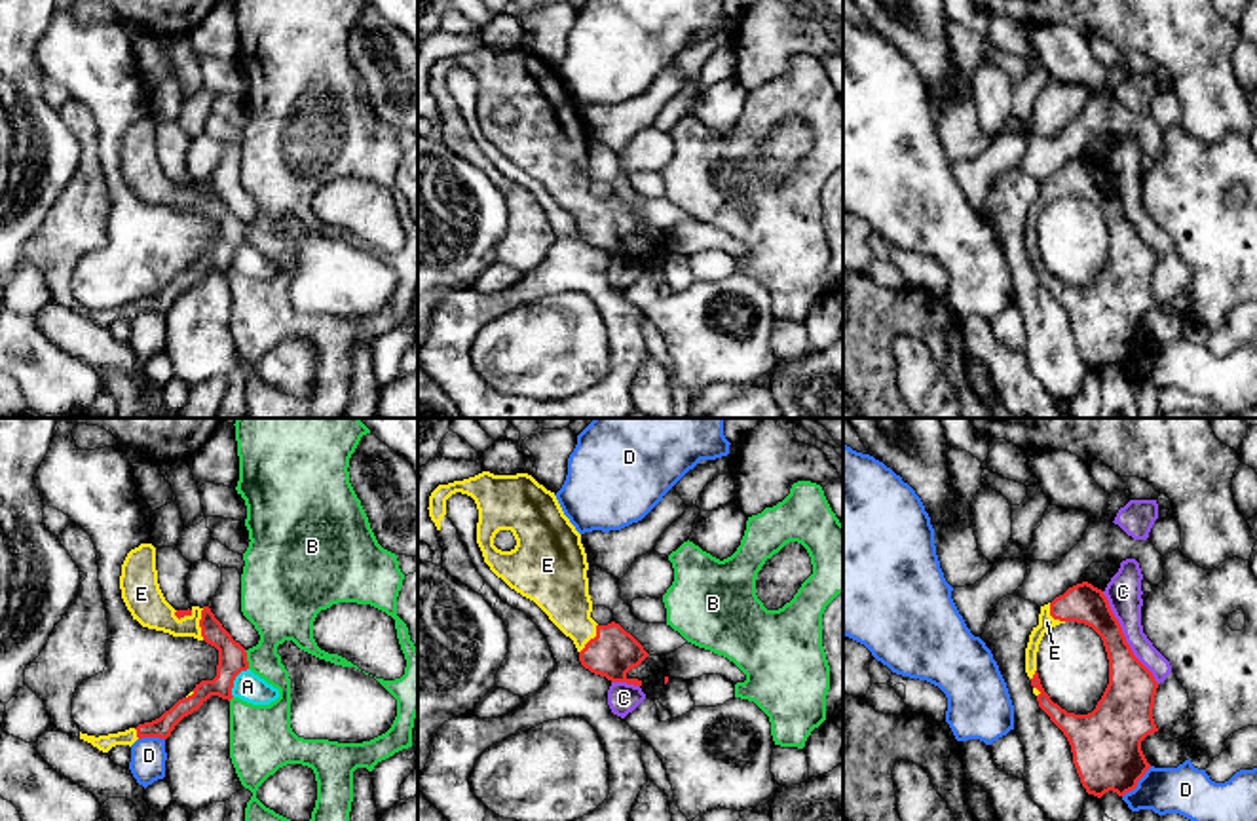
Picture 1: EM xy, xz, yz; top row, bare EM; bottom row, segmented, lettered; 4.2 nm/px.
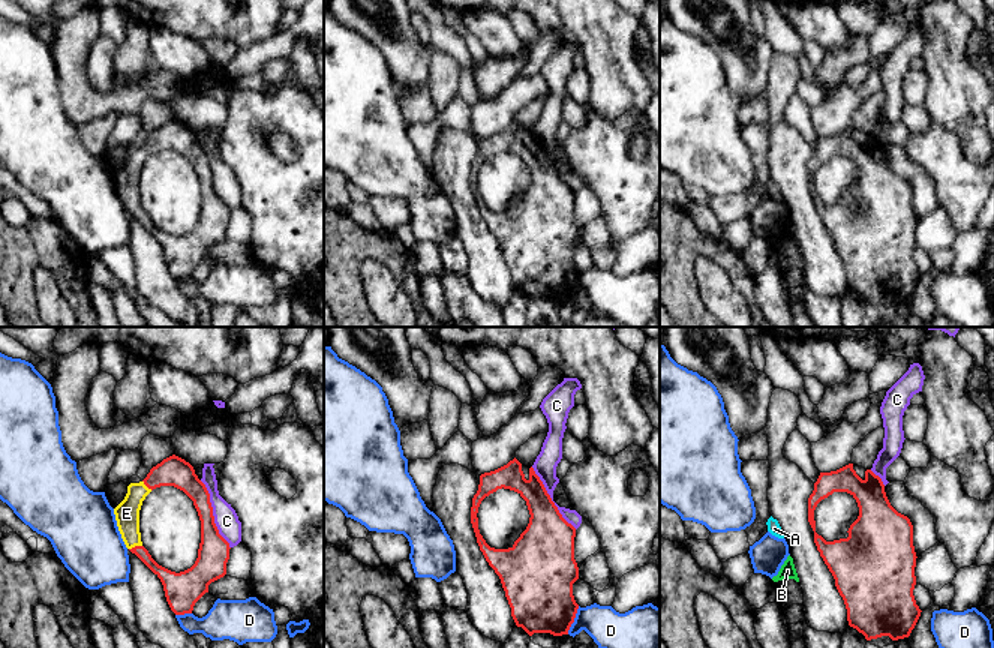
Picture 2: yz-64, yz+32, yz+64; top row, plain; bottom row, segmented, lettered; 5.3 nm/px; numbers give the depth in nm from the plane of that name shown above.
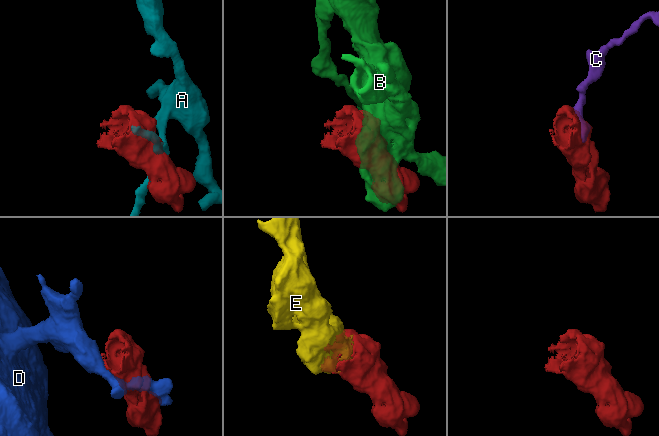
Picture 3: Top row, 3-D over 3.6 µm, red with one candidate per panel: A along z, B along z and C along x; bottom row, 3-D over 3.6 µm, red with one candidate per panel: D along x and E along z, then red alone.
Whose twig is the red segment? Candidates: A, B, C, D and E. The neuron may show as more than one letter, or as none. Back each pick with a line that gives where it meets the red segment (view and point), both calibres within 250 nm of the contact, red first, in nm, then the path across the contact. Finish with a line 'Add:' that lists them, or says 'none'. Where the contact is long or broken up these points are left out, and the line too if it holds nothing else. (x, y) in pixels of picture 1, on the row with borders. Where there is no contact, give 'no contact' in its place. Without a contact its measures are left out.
E: meets red in xy at (200, 624); 130 nm thick on the red side, 160 nm on the other
Add: E

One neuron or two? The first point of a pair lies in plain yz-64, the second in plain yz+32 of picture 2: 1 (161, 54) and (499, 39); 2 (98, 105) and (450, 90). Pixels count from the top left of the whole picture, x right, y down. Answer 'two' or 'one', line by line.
1: one
2: two

